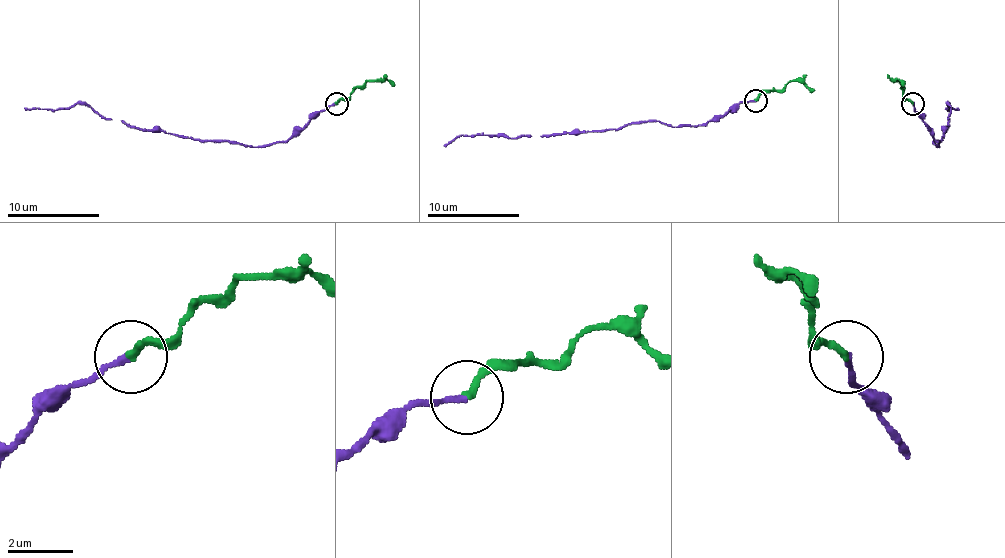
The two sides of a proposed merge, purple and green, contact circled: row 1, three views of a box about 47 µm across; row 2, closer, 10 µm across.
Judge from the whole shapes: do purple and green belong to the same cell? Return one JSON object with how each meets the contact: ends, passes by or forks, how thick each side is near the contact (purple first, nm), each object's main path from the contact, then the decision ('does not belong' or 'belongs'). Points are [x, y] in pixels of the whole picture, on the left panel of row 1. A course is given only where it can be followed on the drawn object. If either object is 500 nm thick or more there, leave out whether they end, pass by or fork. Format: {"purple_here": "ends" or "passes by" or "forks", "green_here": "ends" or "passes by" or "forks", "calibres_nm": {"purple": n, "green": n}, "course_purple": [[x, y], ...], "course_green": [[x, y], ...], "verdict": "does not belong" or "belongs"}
{"purple_here": "ends", "green_here": "ends", "calibres_nm": {"purple": 170, "green": 200}, "course_purple": [[337, 102], [321, 109], [284, 142], [261, 146], [129, 128], [120, 121], [102, 119], [86, 105], [24, 107]], "course_green": [[337, 102], [374, 82], [387, 79], [394, 86]], "verdict": "belongs"}

